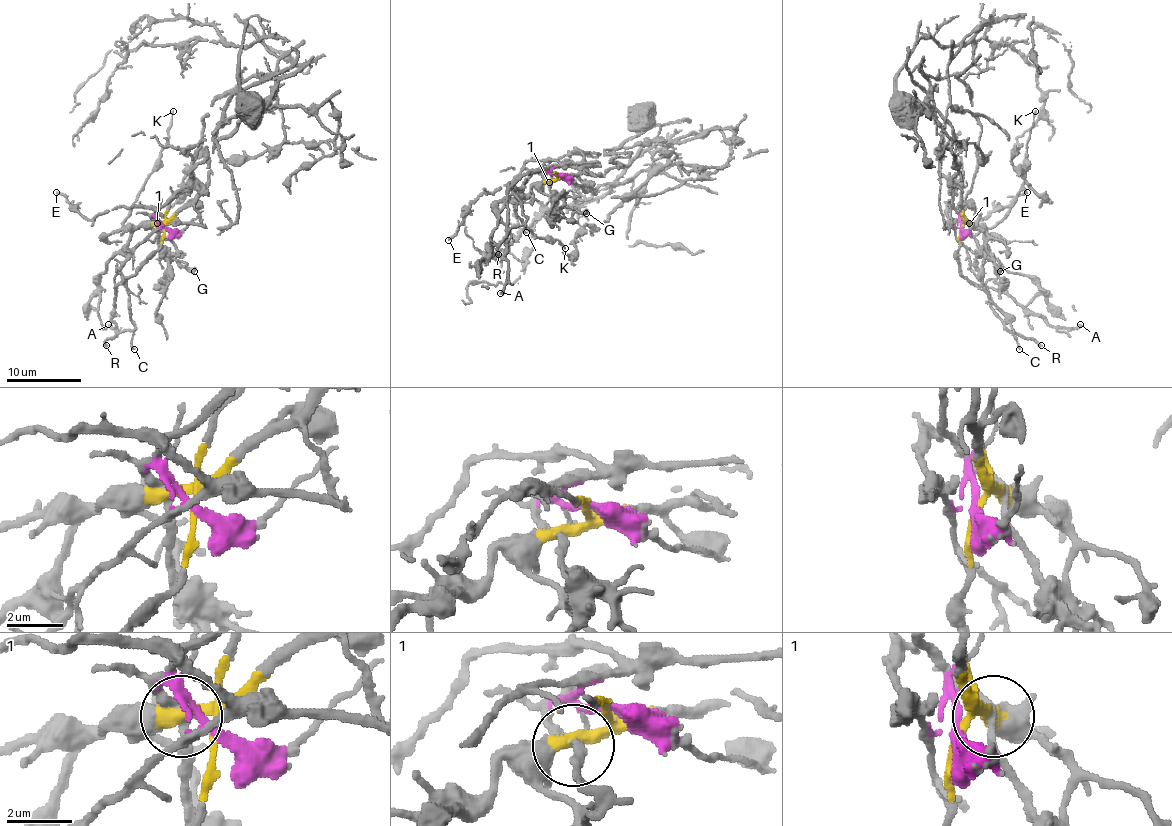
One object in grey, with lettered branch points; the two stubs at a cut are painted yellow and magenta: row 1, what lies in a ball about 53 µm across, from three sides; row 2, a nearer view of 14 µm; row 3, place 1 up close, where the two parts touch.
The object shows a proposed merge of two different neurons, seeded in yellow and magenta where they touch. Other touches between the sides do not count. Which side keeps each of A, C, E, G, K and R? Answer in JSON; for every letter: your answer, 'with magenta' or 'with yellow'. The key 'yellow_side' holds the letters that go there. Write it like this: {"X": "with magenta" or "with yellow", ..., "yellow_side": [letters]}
{"A": "with yellow", "C": "with magenta", "E": "with magenta", "G": "with magenta", "K": "with yellow", "R": "with magenta", "yellow_side": ["A", "K"]}

